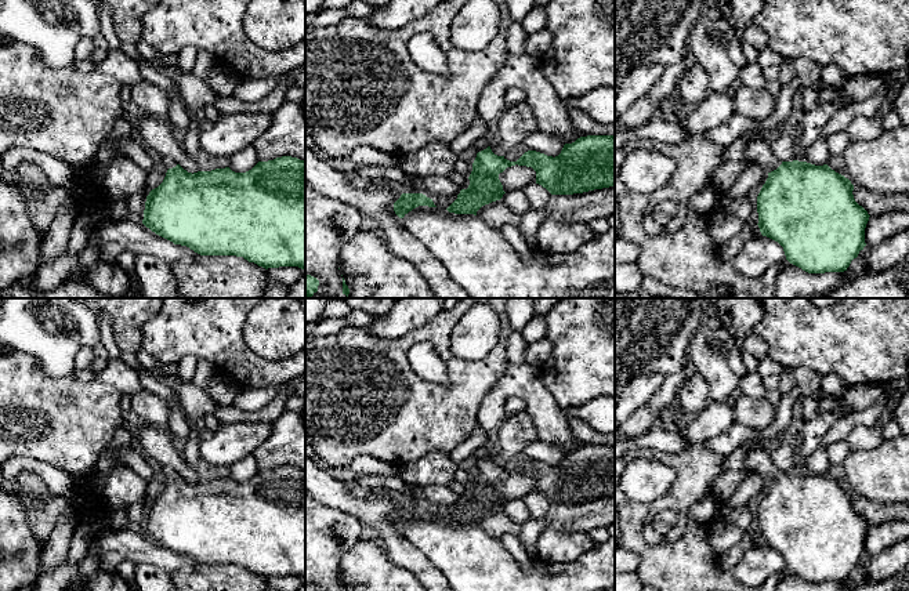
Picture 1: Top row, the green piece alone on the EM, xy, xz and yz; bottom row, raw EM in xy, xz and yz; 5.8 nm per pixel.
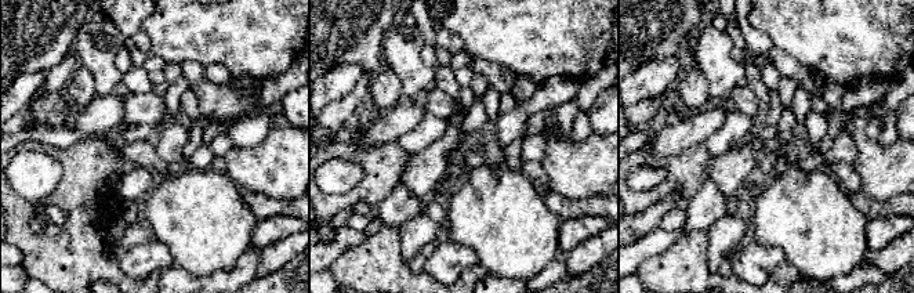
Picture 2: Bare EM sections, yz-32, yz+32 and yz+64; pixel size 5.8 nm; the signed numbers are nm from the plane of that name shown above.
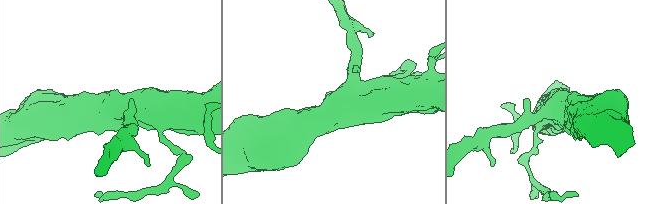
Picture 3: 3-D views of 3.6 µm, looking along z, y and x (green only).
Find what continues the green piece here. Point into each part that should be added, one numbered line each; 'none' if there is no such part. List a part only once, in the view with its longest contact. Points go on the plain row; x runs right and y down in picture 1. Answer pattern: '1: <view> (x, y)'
1: yz (759, 460)

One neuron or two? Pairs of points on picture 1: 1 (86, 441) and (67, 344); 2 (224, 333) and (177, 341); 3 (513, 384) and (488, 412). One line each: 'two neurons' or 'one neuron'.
1: two neurons
2: one neuron
3: one neuron

